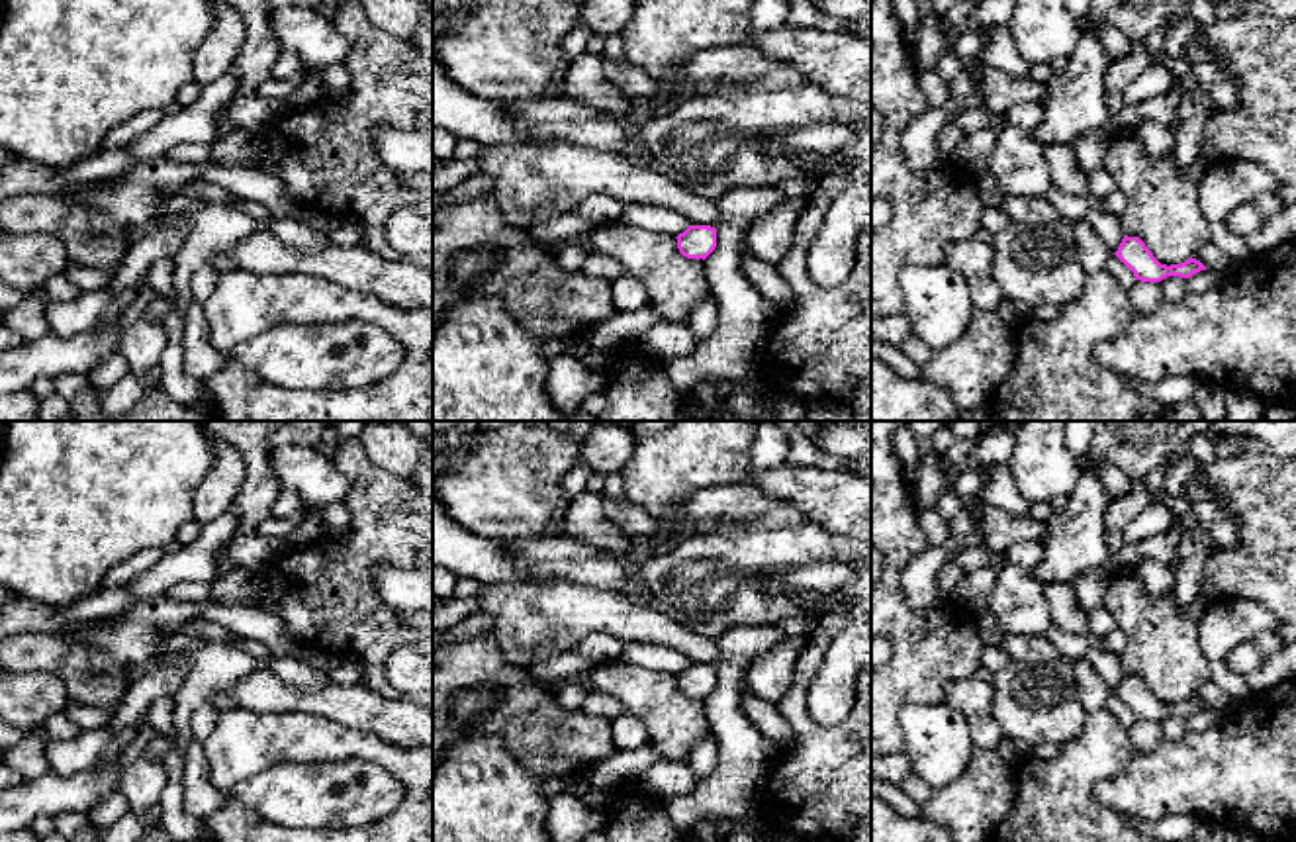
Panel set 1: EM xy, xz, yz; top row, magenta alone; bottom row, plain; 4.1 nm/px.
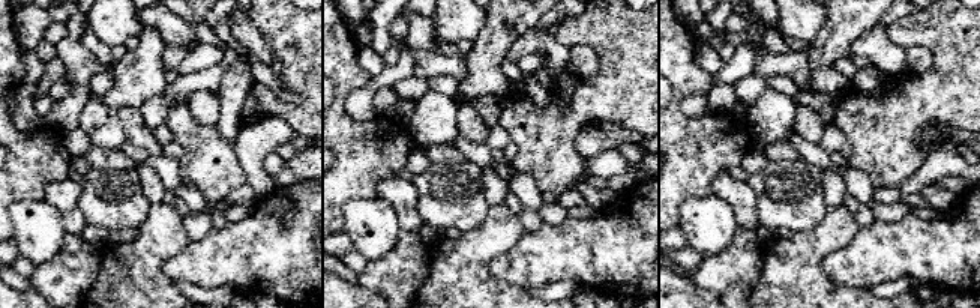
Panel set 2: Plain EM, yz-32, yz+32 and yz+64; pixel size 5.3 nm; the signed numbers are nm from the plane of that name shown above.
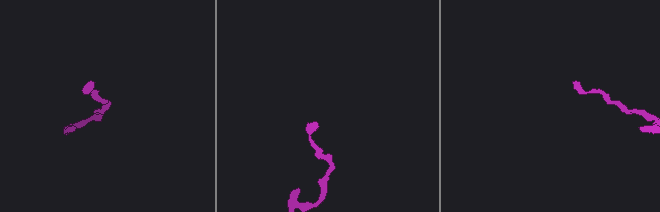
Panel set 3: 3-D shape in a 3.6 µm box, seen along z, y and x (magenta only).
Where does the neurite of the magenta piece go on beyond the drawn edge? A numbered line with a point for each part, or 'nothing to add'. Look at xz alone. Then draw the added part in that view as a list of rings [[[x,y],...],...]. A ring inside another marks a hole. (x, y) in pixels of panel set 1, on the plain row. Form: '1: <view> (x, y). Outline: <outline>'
nothing to add

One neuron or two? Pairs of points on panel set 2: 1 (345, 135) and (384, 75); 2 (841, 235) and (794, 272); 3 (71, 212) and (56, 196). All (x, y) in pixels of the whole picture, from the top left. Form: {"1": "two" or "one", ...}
{"1": "two", "2": "one", "3": "one"}

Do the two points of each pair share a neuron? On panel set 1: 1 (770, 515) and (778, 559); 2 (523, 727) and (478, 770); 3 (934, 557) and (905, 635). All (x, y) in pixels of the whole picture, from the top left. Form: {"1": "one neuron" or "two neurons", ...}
{"1": "two neurons", "2": "two neurons", "3": "two neurons"}

